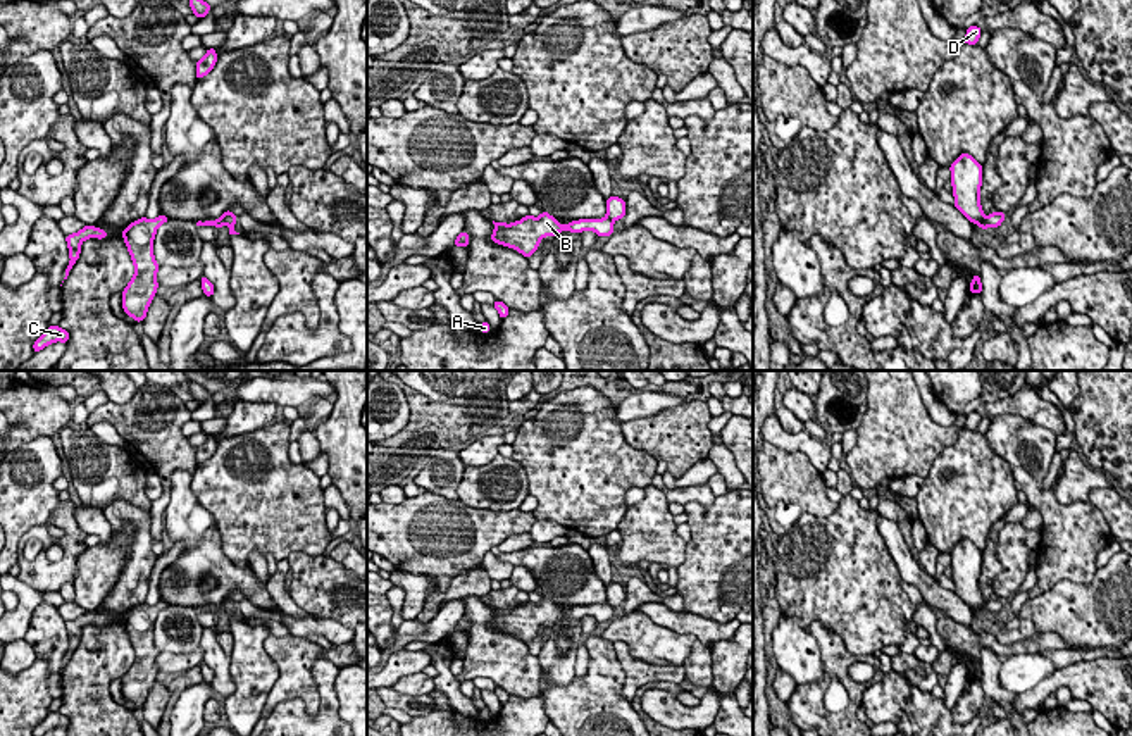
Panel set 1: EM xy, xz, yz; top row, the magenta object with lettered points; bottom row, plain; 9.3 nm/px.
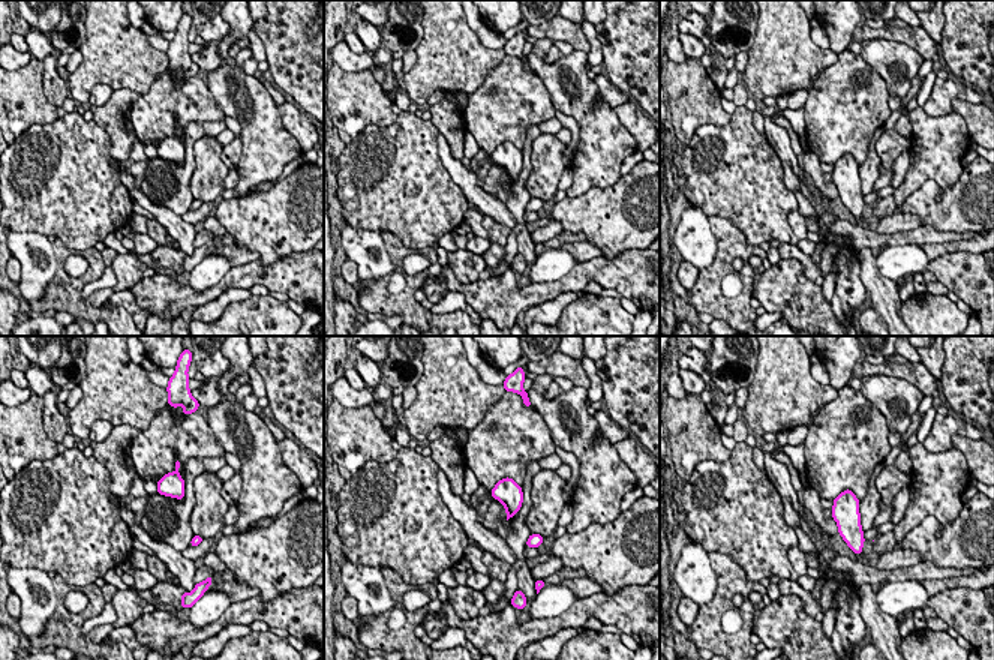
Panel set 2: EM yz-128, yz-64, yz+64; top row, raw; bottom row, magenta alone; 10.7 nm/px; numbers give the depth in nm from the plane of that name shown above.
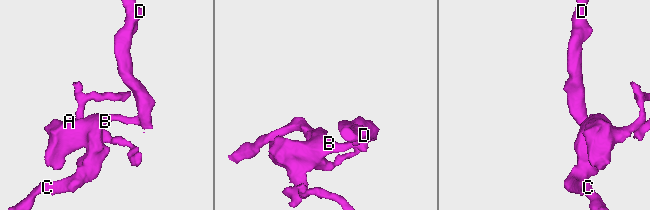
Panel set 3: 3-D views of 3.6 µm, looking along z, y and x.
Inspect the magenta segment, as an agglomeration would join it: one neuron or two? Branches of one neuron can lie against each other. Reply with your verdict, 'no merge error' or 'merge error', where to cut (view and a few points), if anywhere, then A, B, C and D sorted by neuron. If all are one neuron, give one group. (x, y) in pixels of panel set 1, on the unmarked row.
merge error | yz (984, 604), (986, 614) | A B C / D

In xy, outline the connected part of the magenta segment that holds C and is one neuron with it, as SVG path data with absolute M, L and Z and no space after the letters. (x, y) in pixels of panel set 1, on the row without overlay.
M48 712L48 715L34 727L33 736L43 736L50 729L69 727L69 717L59 714L59 712Z

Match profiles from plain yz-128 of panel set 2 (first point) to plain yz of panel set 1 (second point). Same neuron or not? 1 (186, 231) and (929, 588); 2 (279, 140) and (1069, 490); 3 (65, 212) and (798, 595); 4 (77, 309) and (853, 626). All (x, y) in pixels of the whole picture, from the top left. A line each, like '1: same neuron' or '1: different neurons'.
1: same neuron
2: different neurons
3: same neuron
4: different neurons

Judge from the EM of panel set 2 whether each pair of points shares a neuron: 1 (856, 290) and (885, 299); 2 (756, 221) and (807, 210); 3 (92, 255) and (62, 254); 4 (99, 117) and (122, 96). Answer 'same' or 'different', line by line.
1: different
2: different
3: same
4: same

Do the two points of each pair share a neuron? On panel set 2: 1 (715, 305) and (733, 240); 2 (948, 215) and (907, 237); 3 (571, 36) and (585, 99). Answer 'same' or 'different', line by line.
1: same
2: different
3: different

